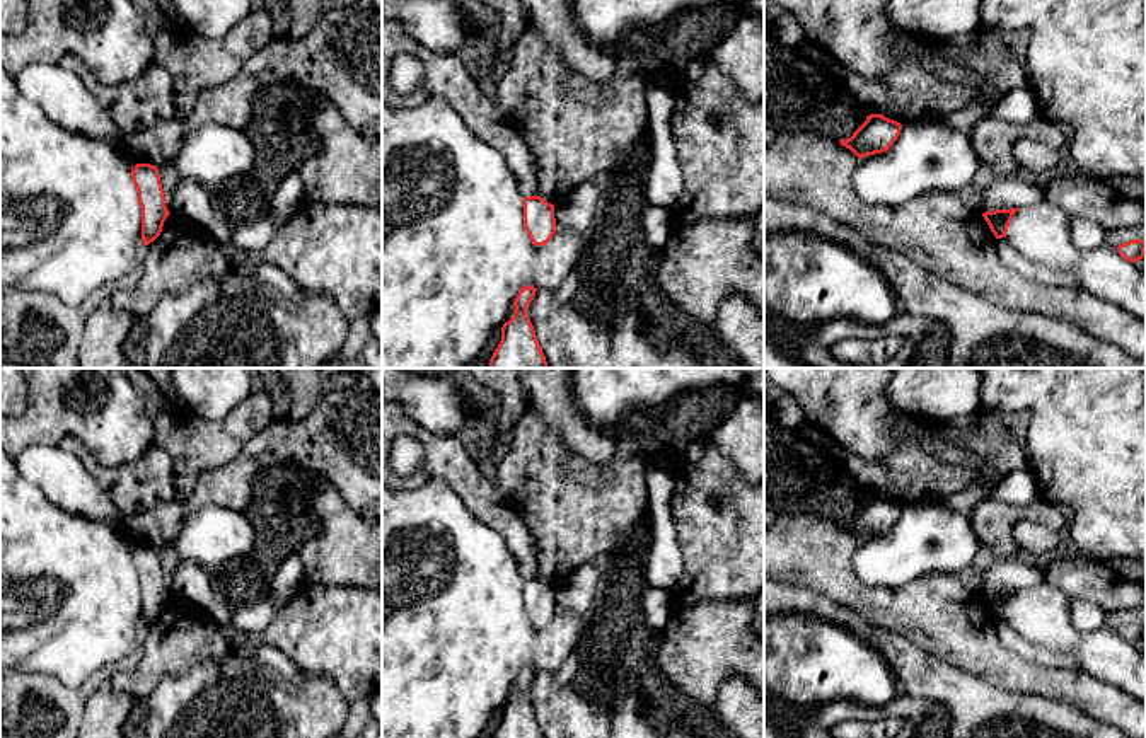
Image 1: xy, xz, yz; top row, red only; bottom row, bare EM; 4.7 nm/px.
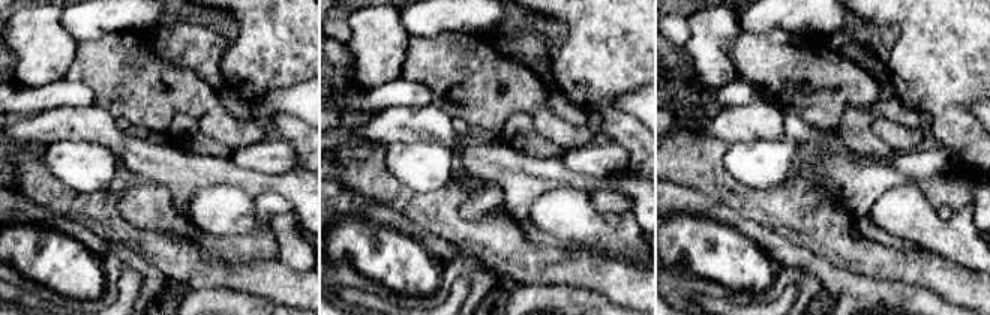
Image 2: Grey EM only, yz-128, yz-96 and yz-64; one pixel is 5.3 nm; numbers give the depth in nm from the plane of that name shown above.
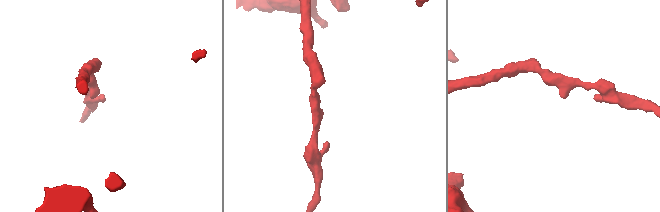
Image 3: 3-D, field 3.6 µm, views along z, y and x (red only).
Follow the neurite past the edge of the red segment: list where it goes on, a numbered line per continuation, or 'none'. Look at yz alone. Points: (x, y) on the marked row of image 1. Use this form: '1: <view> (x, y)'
none

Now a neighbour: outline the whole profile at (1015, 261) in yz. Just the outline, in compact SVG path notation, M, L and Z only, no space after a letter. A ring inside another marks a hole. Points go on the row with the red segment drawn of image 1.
M1006 237L996 240L996 252L999 261L1011 271L1016 271L1023 278L1037 283L1054 285L1054 286L1076 286L1078 278L1071 273L1061 269L1050 269L1044 264L1027 259L1023 254L1015 251Z

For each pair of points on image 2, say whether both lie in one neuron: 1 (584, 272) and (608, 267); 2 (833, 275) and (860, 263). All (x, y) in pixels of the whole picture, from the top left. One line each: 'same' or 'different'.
1: same
2: different

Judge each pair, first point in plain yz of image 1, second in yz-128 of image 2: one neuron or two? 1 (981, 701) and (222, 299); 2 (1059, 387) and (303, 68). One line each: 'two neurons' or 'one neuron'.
1: one neuron
2: one neuron

